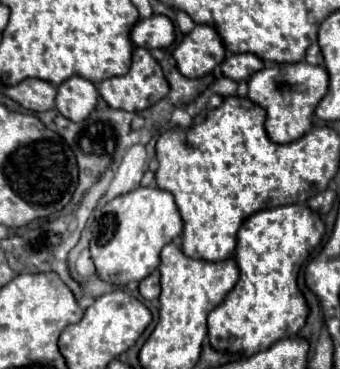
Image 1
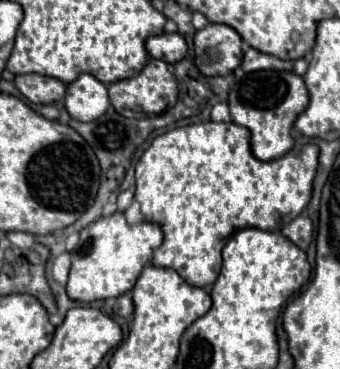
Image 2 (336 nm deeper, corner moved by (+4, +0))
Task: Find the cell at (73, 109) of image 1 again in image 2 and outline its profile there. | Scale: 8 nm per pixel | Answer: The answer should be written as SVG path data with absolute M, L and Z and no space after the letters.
M88 73L68 85L64 103L70 117L76 121L96 121L110 107L106 85Z

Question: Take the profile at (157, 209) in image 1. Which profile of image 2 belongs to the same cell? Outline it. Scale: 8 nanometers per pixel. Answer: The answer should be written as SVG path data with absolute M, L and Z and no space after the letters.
M114 213L110 217L100 217L80 231L80 243L70 251L72 267L68 275L68 297L74 301L90 303L110 297L120 297L132 289L136 277L140 275L144 263L152 259L154 249L162 245L162 229L154 223L142 221L128 225L124 213Z

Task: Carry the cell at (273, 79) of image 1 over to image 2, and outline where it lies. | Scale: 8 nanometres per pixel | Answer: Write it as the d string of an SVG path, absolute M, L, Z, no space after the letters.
M256 71L240 79L228 97L232 121L250 131L252 155L260 161L282 157L294 147L290 137L296 117L308 107L308 91L302 77L288 71Z

